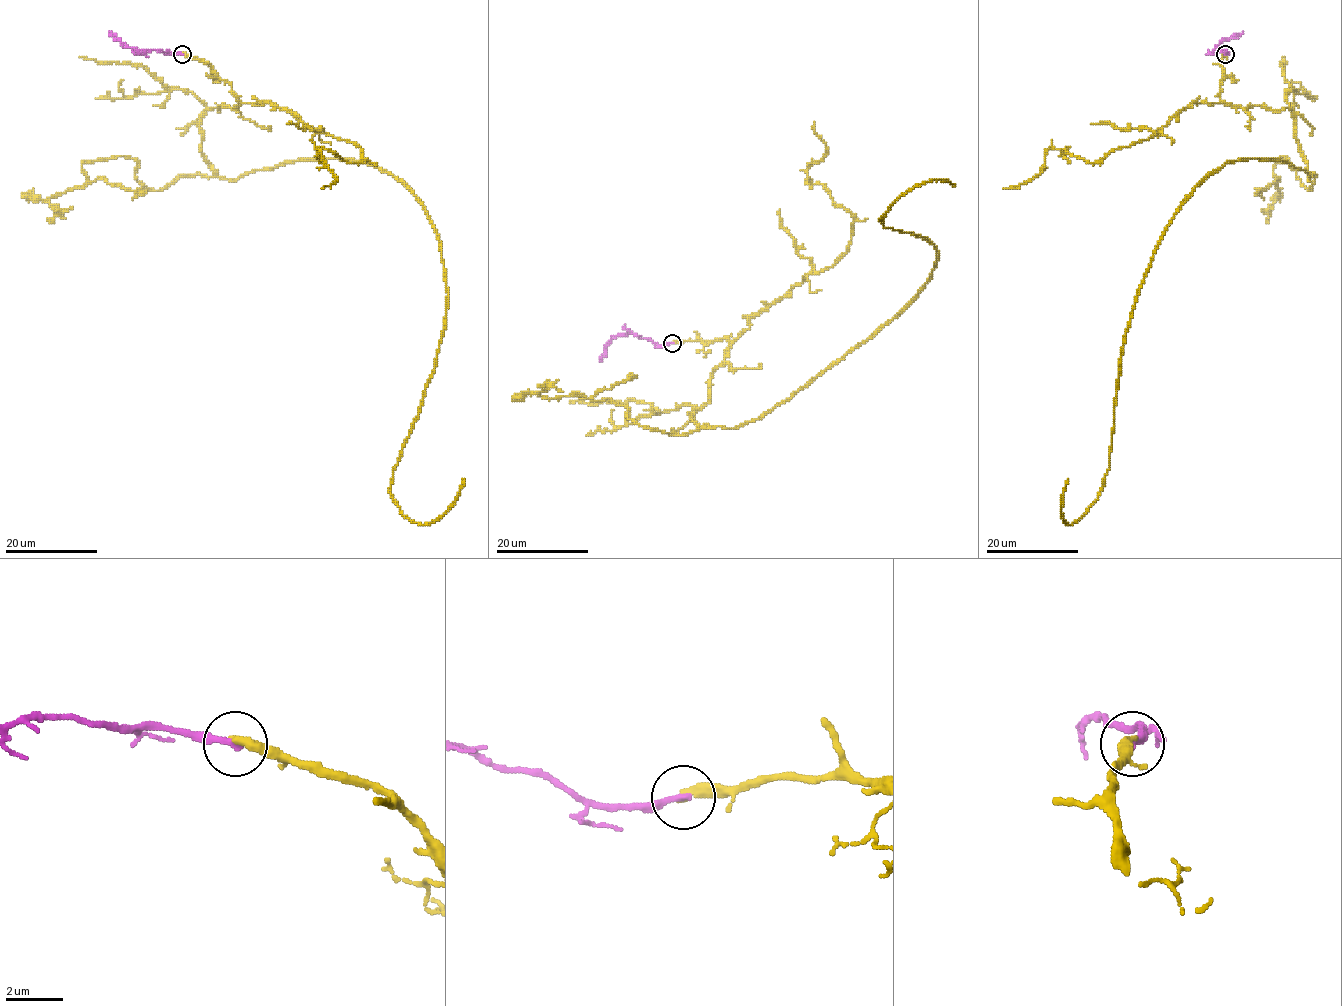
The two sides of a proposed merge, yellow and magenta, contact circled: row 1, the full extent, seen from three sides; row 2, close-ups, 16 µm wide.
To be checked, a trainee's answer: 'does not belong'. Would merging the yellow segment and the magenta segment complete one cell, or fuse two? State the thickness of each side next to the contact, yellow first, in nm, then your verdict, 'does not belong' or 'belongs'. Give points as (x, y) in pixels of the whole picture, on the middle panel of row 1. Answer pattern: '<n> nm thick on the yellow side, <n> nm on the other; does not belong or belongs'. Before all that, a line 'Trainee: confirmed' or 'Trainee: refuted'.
Trainee: confirmed
360 nm thick on the yellow side, 240 nm on the other; does not belong

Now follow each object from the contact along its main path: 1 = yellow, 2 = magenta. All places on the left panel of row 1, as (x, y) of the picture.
1: (182, 54), (238, 100), (218, 176), (354, 159), (421, 204), (445, 327), (390, 492), (425, 524), (462, 478)
2: (182, 54), (130, 48), (110, 34), (111, 32)

